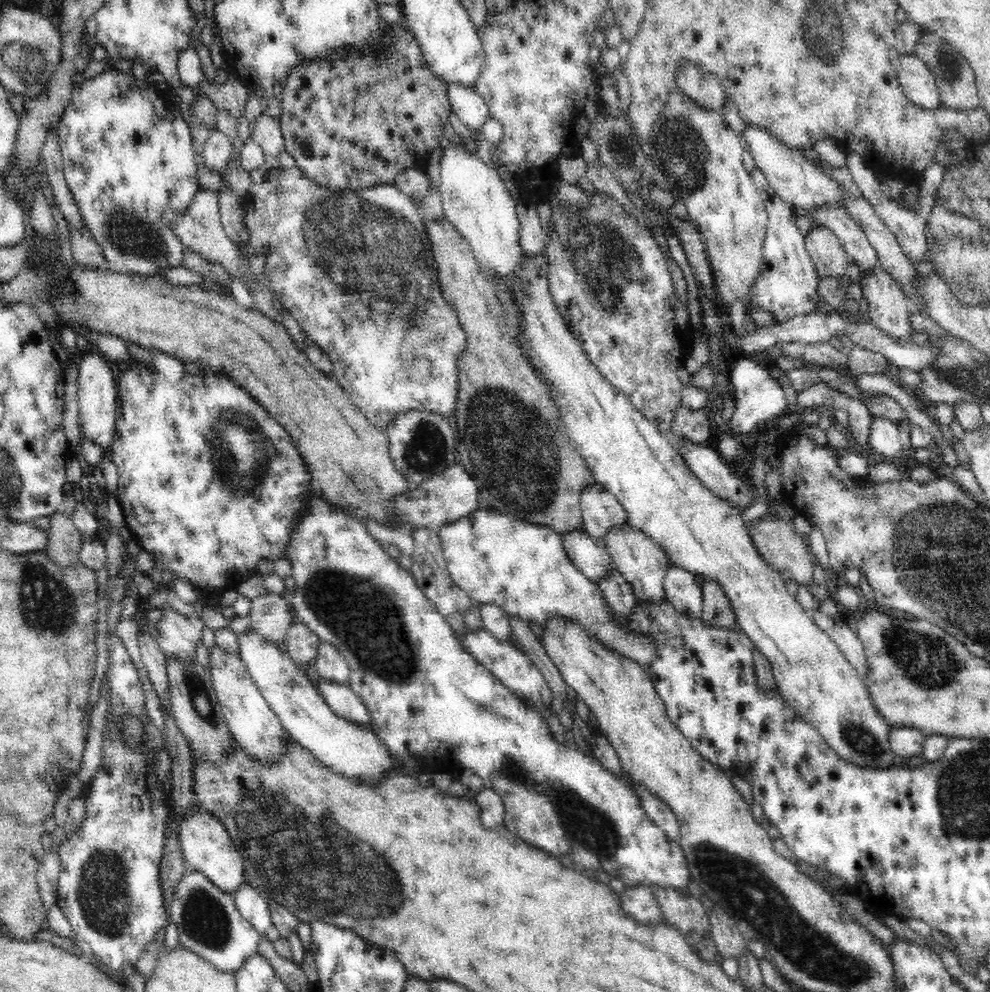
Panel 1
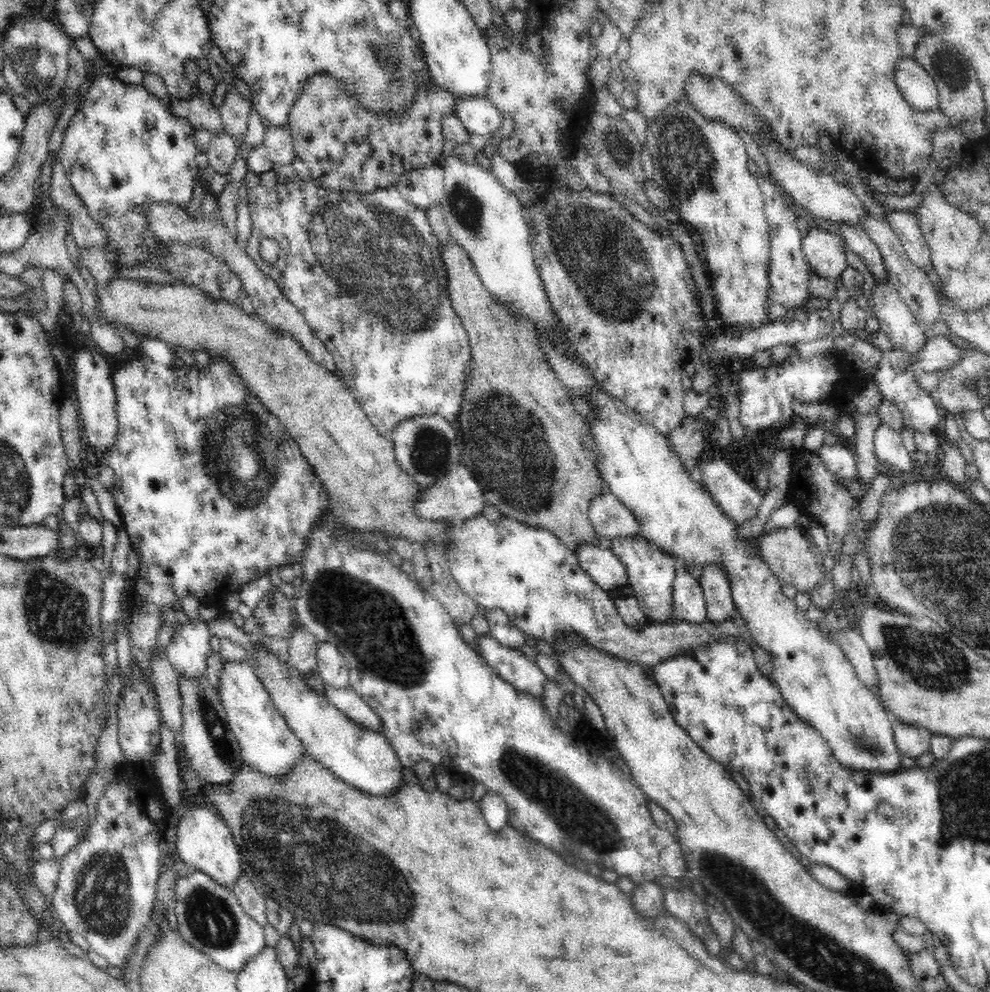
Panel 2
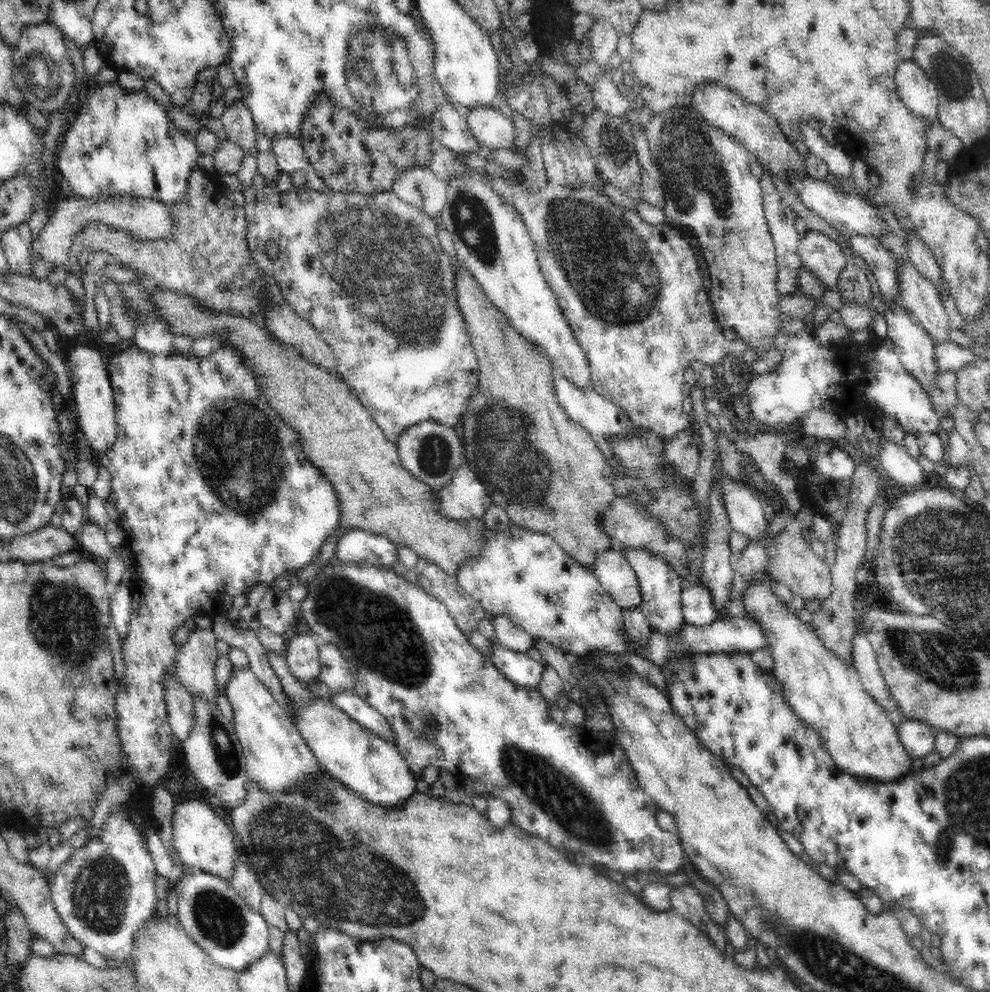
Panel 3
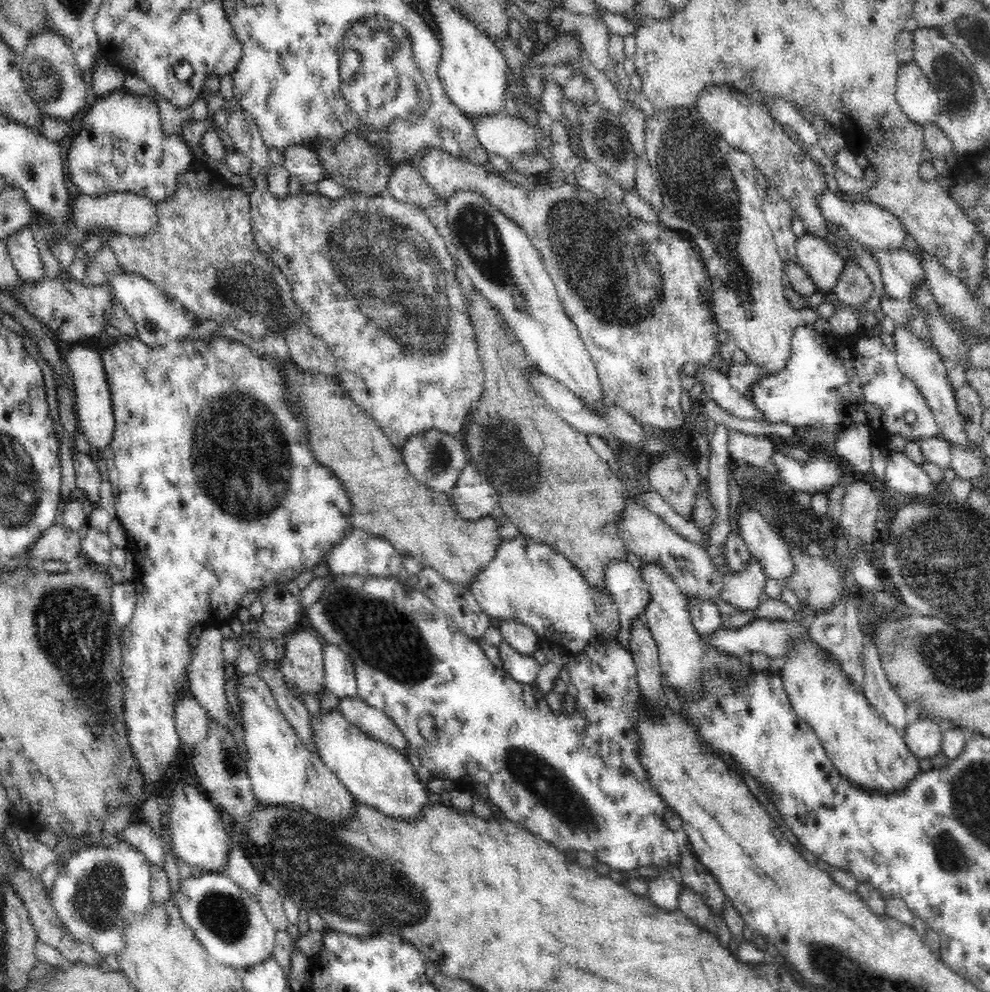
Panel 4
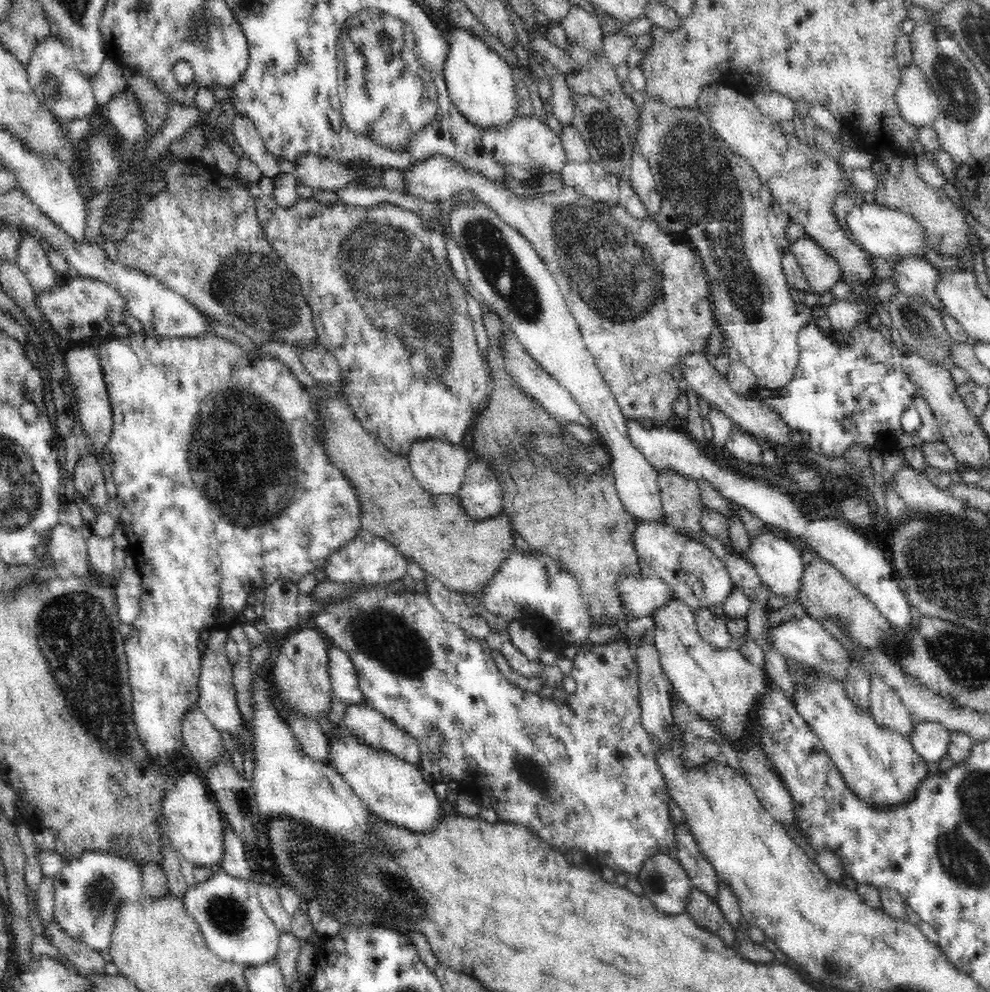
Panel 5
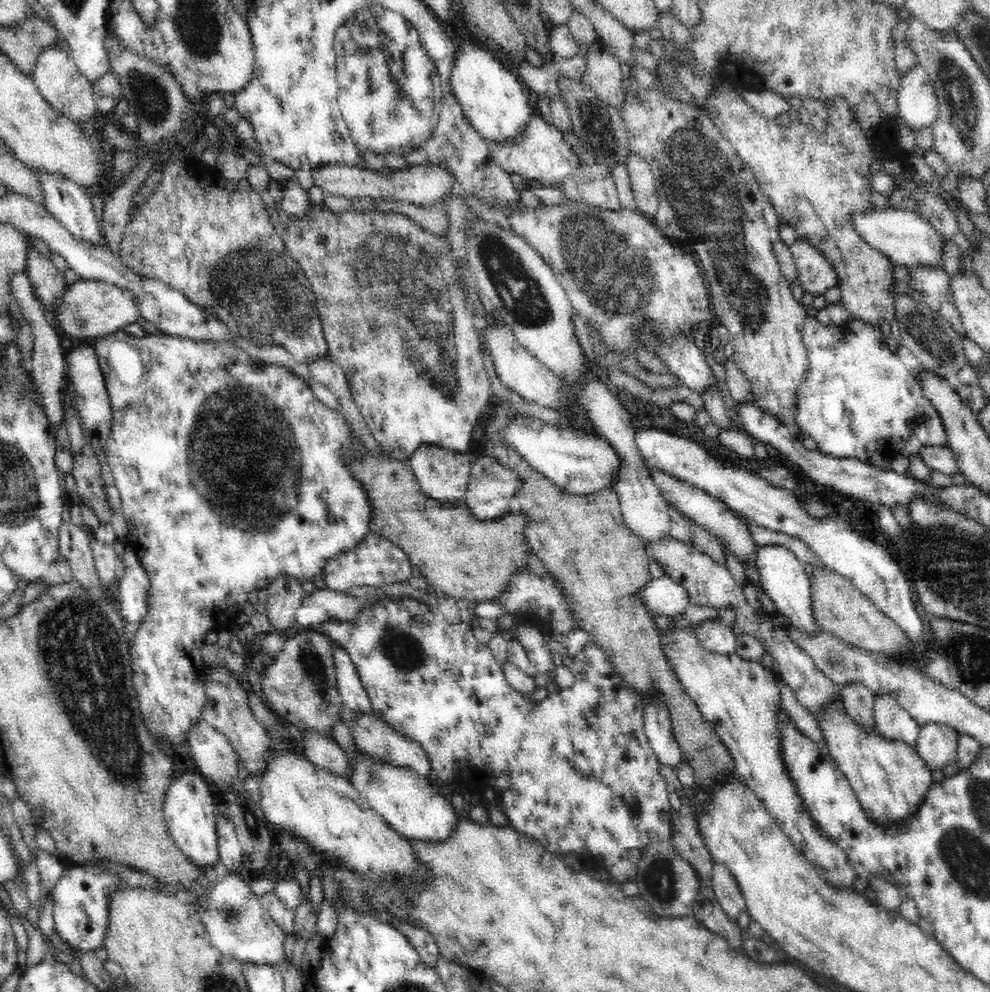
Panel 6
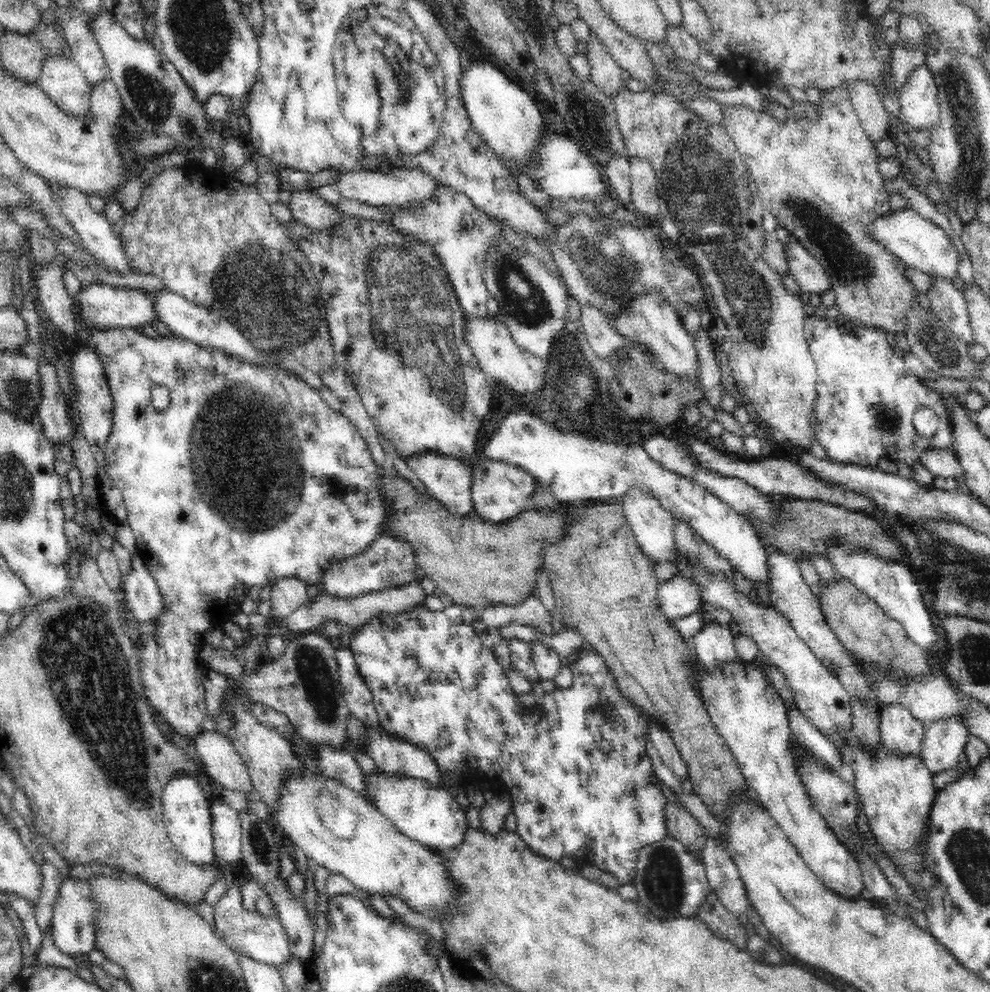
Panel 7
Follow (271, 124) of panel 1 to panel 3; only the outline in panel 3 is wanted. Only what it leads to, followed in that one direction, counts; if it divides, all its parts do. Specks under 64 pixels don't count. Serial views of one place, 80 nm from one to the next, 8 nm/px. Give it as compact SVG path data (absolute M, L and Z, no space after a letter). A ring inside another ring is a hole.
M280 138L276 142L272 142L271 153L278 161L280 169L288 174L292 172L306 172L306 170L314 170L314 165L306 155L306 149L302 147L300 139L296 138Z

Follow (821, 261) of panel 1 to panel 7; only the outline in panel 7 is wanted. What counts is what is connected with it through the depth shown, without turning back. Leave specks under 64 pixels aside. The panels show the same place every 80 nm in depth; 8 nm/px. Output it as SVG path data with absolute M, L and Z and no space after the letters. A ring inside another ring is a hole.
M796 240L783 244L787 272L800 286L802 293L819 294L829 289L829 278L820 263Z

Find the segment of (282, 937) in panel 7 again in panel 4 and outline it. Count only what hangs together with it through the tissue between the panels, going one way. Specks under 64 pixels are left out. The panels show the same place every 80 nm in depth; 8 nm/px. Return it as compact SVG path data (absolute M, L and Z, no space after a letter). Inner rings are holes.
M206 871L199 877L190 876L190 878L182 879L177 901L184 922L192 928L199 942L204 945L208 954L215 961L242 970L266 962L272 957L274 946L276 946L275 928L264 914L257 896L243 890L235 880L227 876L226 872Z

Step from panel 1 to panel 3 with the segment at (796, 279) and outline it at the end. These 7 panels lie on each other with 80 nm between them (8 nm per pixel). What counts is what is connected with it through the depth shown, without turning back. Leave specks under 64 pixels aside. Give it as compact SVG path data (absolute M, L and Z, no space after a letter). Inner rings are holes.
M762 175L760 178L761 193L763 194L763 211L769 224L771 235L773 236L774 244L776 245L776 264L778 267L778 280L776 280L776 287L780 292L780 296L788 294L796 294L797 286L795 283L798 269L801 266L801 260L798 254L798 245L801 236L795 229L795 216L794 210L782 200L778 188L772 184L772 178L768 175Z

